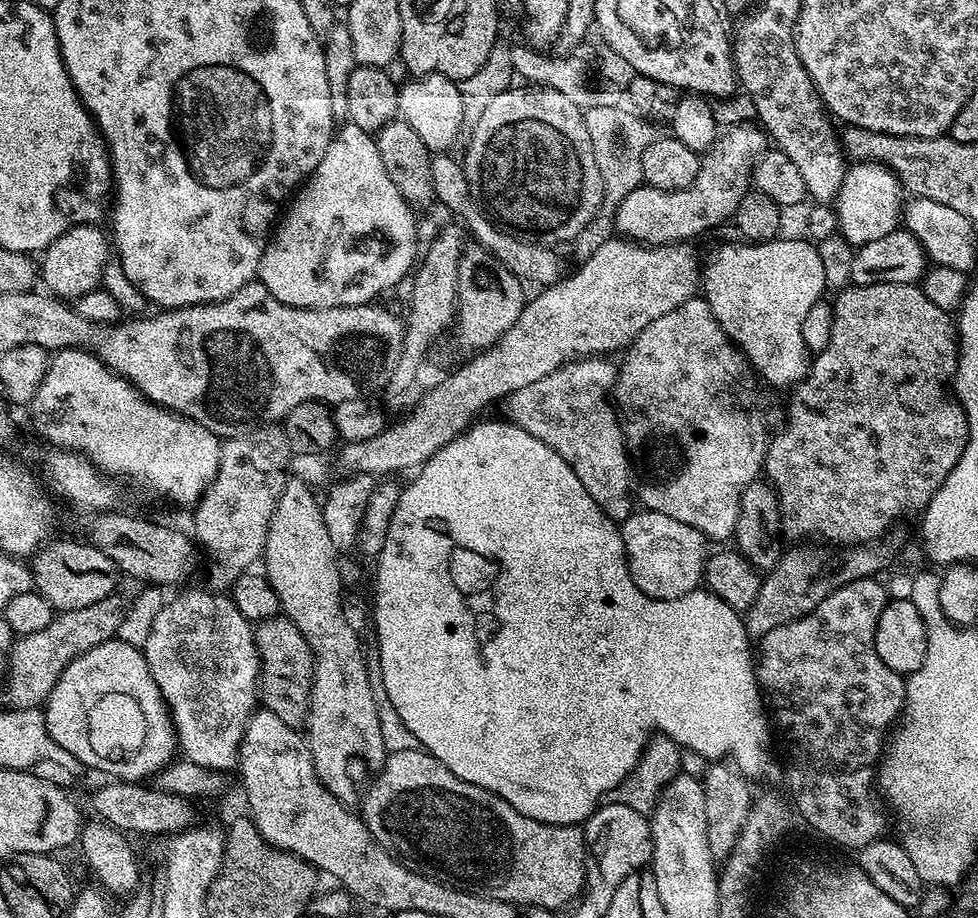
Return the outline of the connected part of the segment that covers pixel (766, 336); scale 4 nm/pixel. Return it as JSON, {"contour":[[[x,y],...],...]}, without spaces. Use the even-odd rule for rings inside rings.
{"contour":[[[775,238],[763,242],[744,242],[740,244],[724,244],[721,248],[716,248],[712,252],[712,257],[709,258],[708,264],[703,265],[702,268],[702,296],[708,301],[710,310],[714,314],[714,318],[722,326],[722,330],[728,335],[733,344],[743,352],[744,357],[747,358],[749,364],[758,373],[759,379],[764,380],[768,384],[773,384],[776,388],[788,388],[799,385],[800,382],[808,375],[810,367],[810,351],[807,348],[806,342],[802,338],[802,322],[804,311],[806,309],[806,302],[819,301],[822,294],[820,294],[820,275],[824,272],[824,260],[820,257],[820,252],[815,243],[809,242],[807,239],[801,240],[782,240],[783,238]]]}

